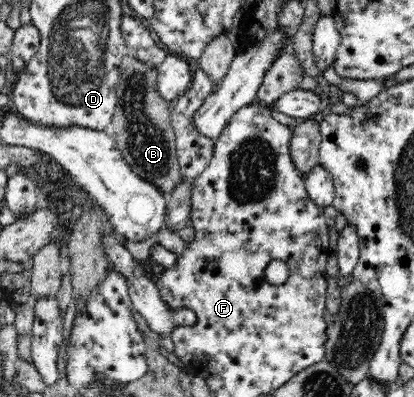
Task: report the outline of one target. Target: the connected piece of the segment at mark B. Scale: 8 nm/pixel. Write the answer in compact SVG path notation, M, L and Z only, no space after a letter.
M128 54L123 57L123 61L120 64L117 80L118 83L115 86L117 104L111 117L111 123L115 131L114 139L118 150L120 150L123 158L135 174L138 174L141 178L145 178L151 184L158 186L168 197L174 186L182 180L182 175L175 143L176 133L171 125L171 103L162 99L157 92L156 68Z

